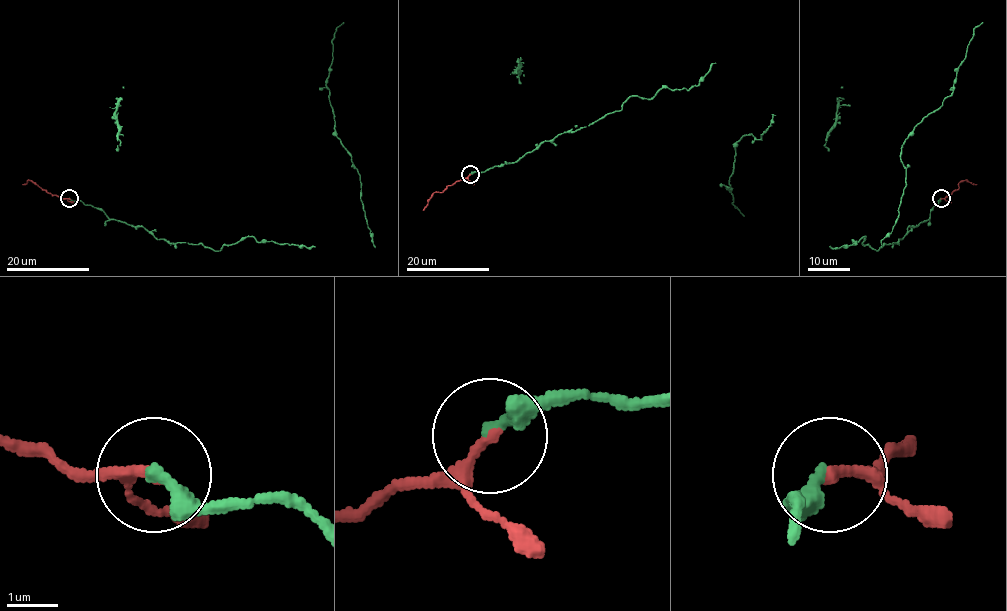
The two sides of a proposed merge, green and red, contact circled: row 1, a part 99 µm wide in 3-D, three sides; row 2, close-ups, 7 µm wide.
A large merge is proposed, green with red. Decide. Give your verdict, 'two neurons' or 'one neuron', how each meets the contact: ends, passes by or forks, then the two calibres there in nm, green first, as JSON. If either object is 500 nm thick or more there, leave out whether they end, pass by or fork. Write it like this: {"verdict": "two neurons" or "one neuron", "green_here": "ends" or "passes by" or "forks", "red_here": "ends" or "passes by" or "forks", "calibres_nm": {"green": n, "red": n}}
{"verdict": "one neuron", "green_here": "ends", "red_here": "passes by", "calibres_nm": {"green": 320, "red": 170}}

